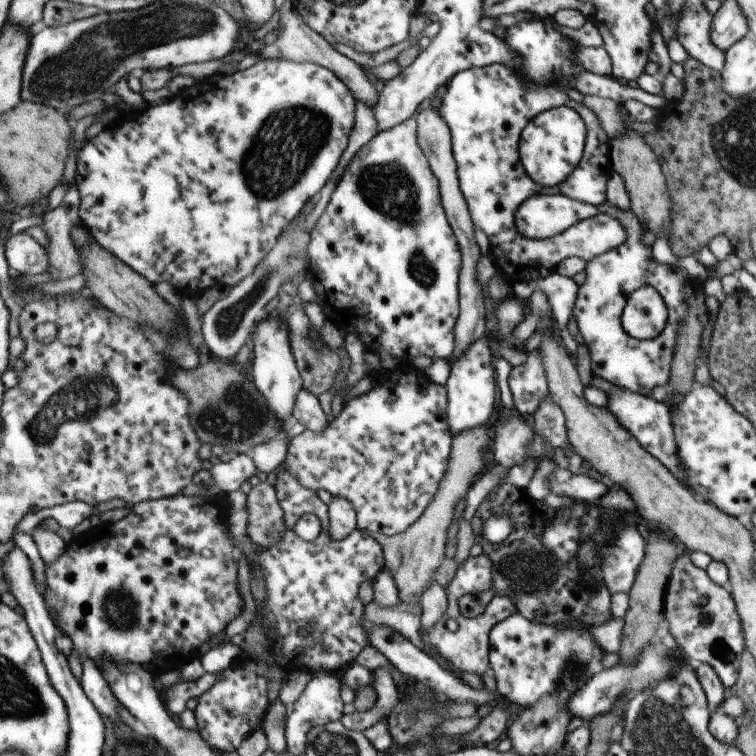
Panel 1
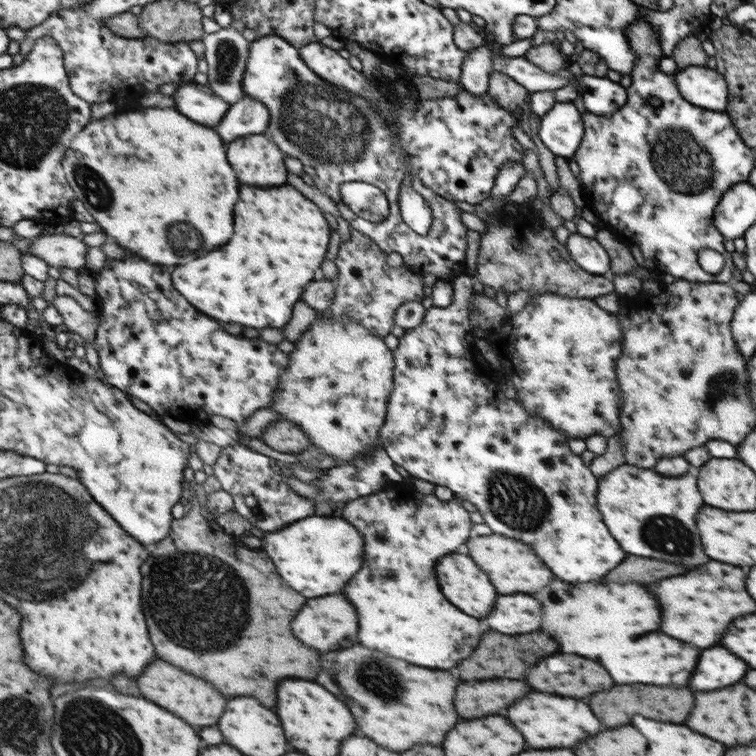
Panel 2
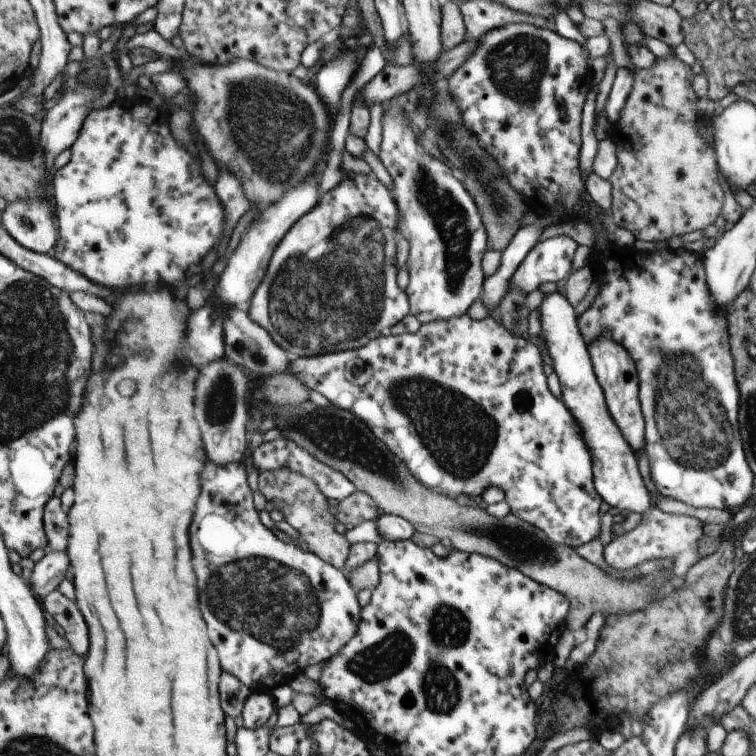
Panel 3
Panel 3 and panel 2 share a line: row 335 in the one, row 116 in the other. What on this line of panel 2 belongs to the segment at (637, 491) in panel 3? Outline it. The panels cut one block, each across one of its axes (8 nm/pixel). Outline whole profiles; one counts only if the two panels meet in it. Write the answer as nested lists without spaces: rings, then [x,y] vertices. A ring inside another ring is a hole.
[[[557,102],[540,118],[537,136],[554,156],[568,159],[579,148],[584,135],[581,111],[572,103]]]

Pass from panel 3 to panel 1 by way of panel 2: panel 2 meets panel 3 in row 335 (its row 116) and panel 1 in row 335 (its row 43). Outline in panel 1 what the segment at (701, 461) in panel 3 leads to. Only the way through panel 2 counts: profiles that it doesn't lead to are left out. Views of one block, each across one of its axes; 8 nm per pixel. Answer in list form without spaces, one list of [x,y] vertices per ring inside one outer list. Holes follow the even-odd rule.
[[[652,286],[638,288],[625,303],[621,325],[635,340],[655,338],[664,330],[666,307]]]

